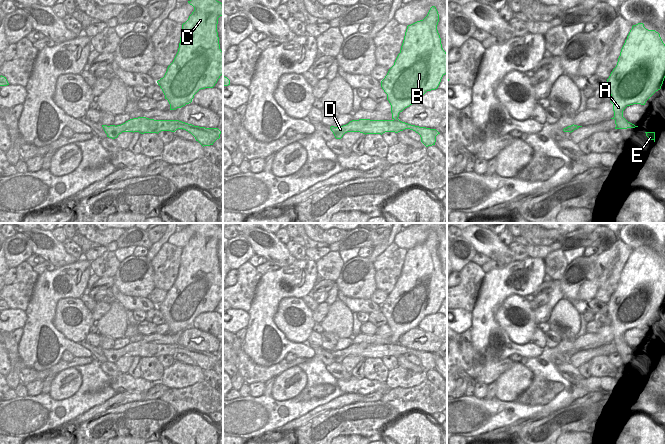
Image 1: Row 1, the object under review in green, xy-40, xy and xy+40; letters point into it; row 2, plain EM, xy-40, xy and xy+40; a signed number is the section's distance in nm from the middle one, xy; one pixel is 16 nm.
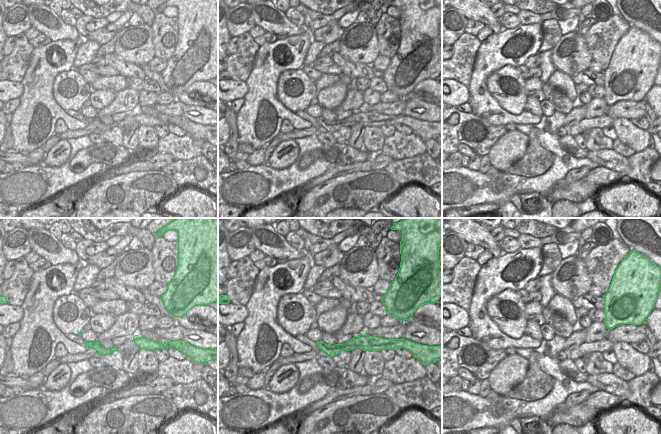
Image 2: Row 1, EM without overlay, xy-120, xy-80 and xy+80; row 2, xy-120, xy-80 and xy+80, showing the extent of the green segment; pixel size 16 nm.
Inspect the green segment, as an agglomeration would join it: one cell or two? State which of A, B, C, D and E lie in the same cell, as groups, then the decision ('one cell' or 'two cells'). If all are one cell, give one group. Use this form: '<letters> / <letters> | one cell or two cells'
A B C / D E | two cells

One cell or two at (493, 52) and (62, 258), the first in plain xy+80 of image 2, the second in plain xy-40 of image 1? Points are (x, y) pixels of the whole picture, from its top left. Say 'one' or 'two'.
two

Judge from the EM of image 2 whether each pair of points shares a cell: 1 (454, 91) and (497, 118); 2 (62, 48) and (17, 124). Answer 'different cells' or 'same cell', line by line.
1: different cells
2: same cell

